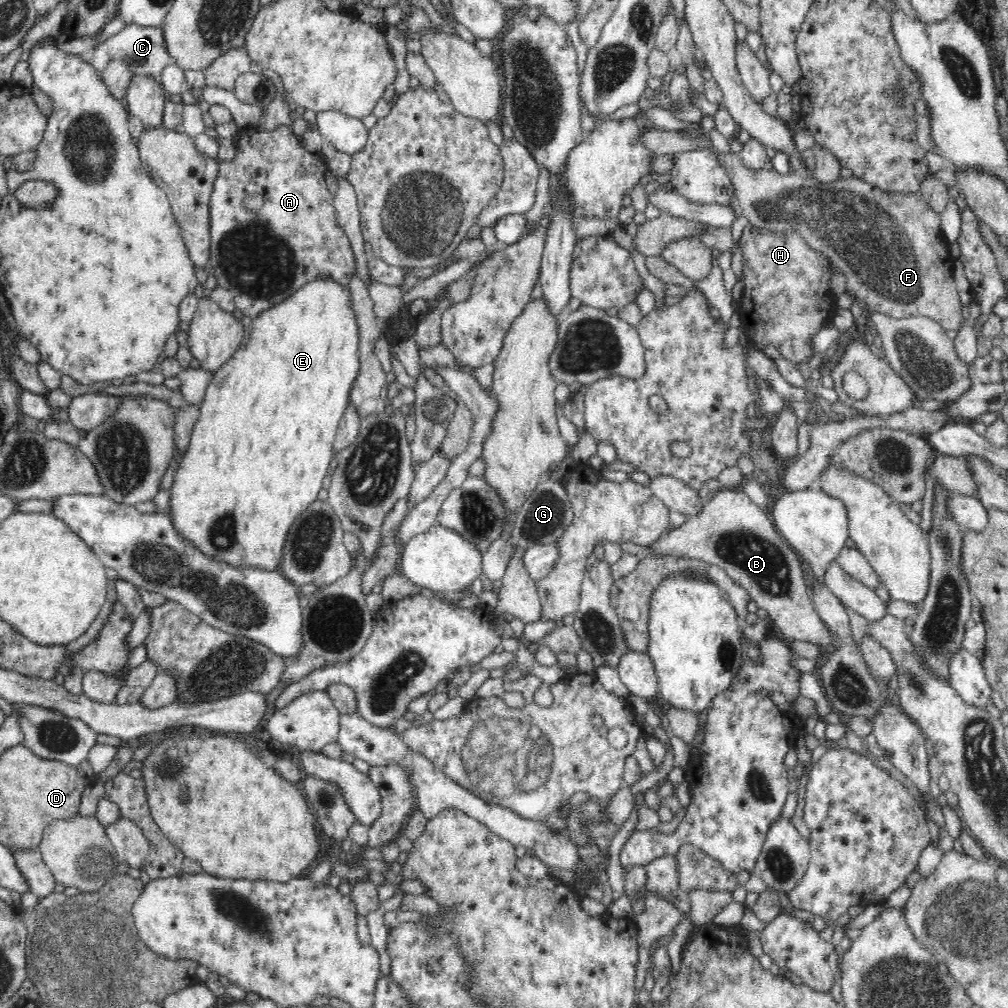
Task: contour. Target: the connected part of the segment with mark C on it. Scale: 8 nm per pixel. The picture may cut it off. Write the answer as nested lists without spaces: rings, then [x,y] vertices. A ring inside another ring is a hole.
[[[128,25],[117,34],[106,38],[106,42],[100,42],[94,54],[95,74],[98,74],[103,86],[110,91],[114,99],[122,99],[127,94],[129,84],[134,76],[149,76],[159,79],[162,70],[172,62],[172,58],[166,52],[166,43],[163,42],[162,27],[142,27]]]

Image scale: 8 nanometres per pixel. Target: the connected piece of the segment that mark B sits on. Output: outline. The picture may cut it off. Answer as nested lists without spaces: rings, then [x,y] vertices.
[[[739,487],[721,488],[703,503],[702,512],[686,518],[680,528],[662,532],[658,540],[652,541],[652,554],[672,554],[675,557],[696,559],[708,562],[708,566],[716,564],[725,570],[736,583],[740,584],[756,602],[757,607],[766,610],[772,623],[788,640],[804,641],[813,645],[826,647],[831,644],[828,629],[823,626],[822,619],[814,610],[810,589],[802,577],[801,558],[796,560],[797,553],[772,526],[766,510],[758,507]]]

